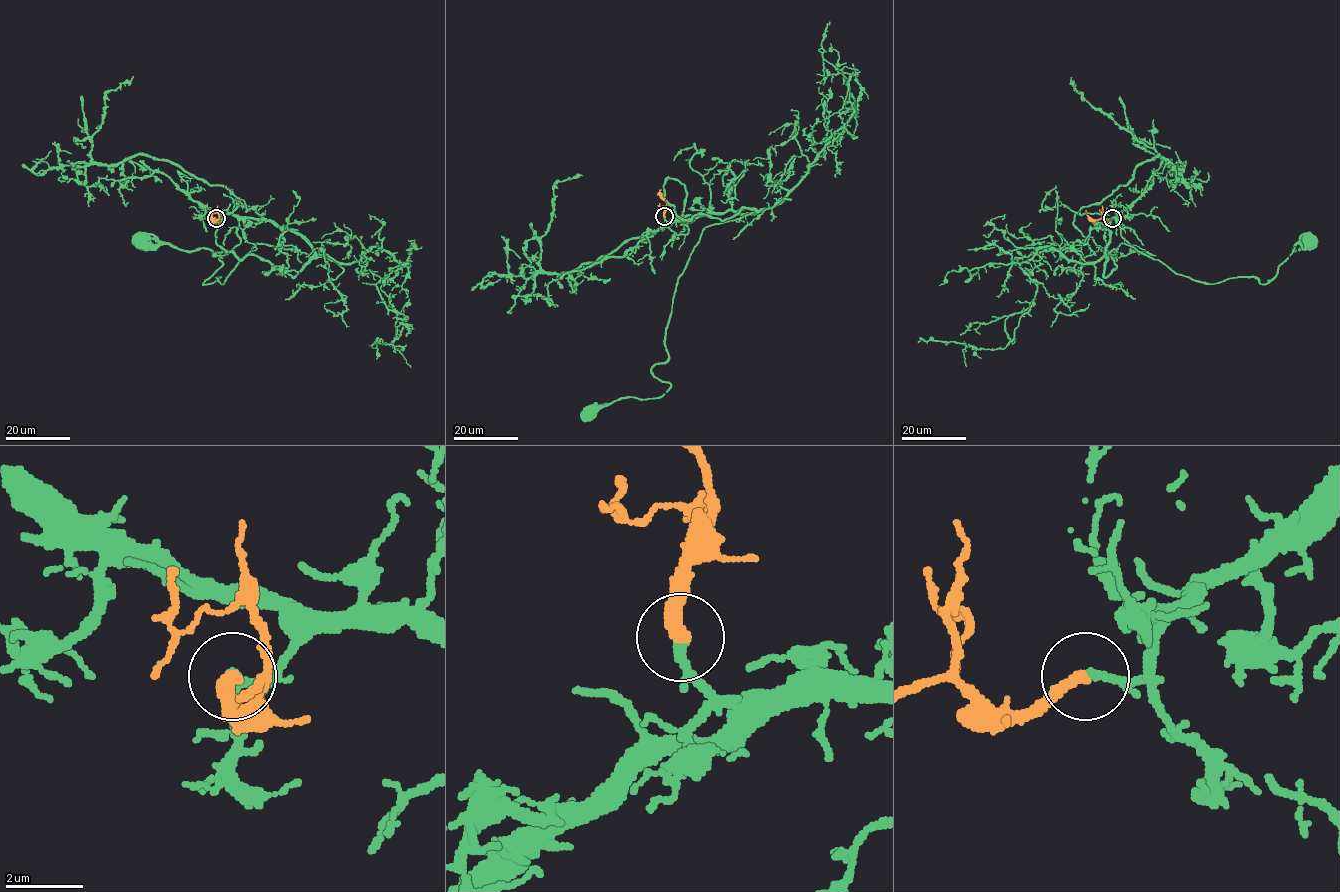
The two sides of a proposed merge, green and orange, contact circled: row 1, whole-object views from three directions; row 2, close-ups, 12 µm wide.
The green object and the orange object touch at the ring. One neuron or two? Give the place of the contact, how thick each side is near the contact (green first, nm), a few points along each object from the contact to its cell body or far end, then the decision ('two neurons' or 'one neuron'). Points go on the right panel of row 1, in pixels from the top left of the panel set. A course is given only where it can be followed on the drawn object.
(1112, 218) | 220/380 nm | green via (1112, 218), (1107, 256), (1125, 243), (1208, 283), (1268, 283), (1296, 244), (1312, 241) | orange via (1112, 218), (1107, 221), (1092, 220), (1085, 210) | one neuron

